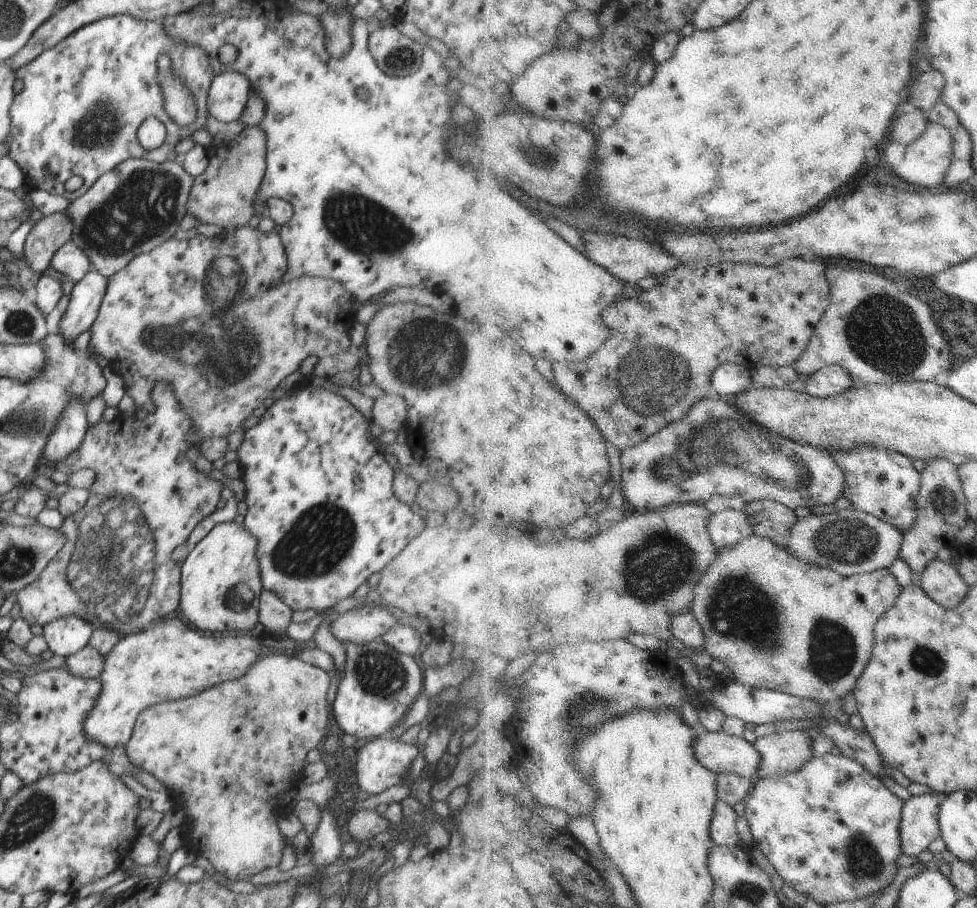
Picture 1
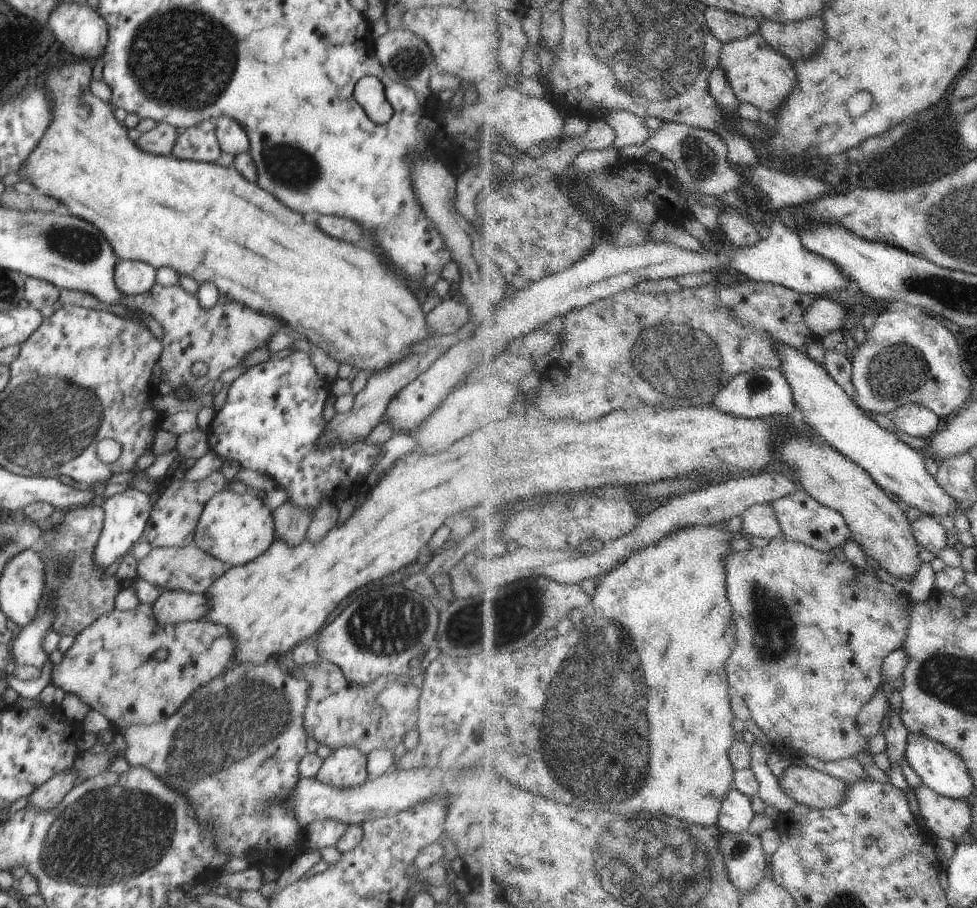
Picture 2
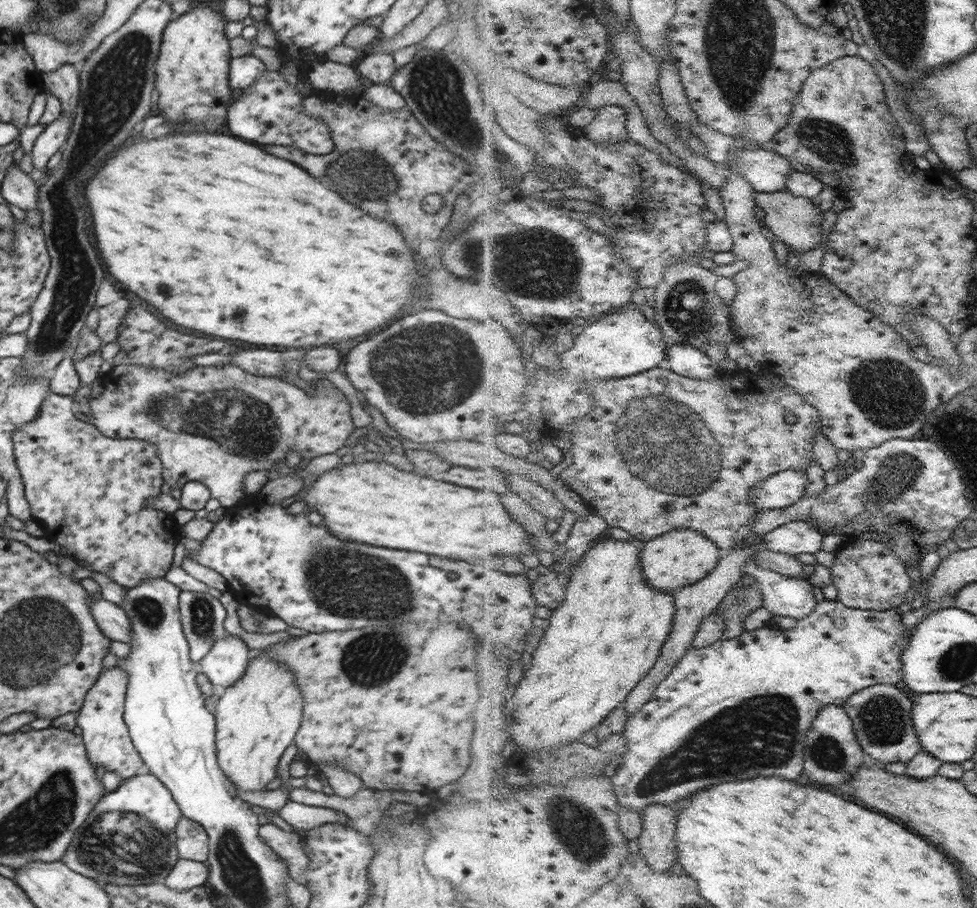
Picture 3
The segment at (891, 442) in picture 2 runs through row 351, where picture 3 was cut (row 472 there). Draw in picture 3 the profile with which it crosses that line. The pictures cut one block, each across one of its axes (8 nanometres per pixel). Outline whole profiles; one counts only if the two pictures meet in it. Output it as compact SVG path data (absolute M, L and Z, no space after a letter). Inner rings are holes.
M784 470L754 489L754 504L762 511L796 505L806 496L808 476L802 470Z

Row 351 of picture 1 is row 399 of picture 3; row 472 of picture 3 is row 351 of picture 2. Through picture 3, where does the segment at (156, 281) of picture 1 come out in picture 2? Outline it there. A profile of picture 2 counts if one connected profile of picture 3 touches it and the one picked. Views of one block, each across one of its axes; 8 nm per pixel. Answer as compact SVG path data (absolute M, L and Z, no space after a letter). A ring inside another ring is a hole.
M155 283L144 294L125 296L120 304L152 315L161 324L164 336L161 340L163 351L158 362L162 367L160 379L168 380L174 396L177 396L175 392L178 389L186 389L191 394L189 398L212 391L222 372L238 366L251 350L267 347L272 332L276 332L280 326L280 322L272 316L246 310L236 302L228 302L224 308L217 304L213 309L202 309L197 297L188 294L181 285L165 287ZM196 362L204 362L207 366L206 374L198 378L192 373L192 366Z

